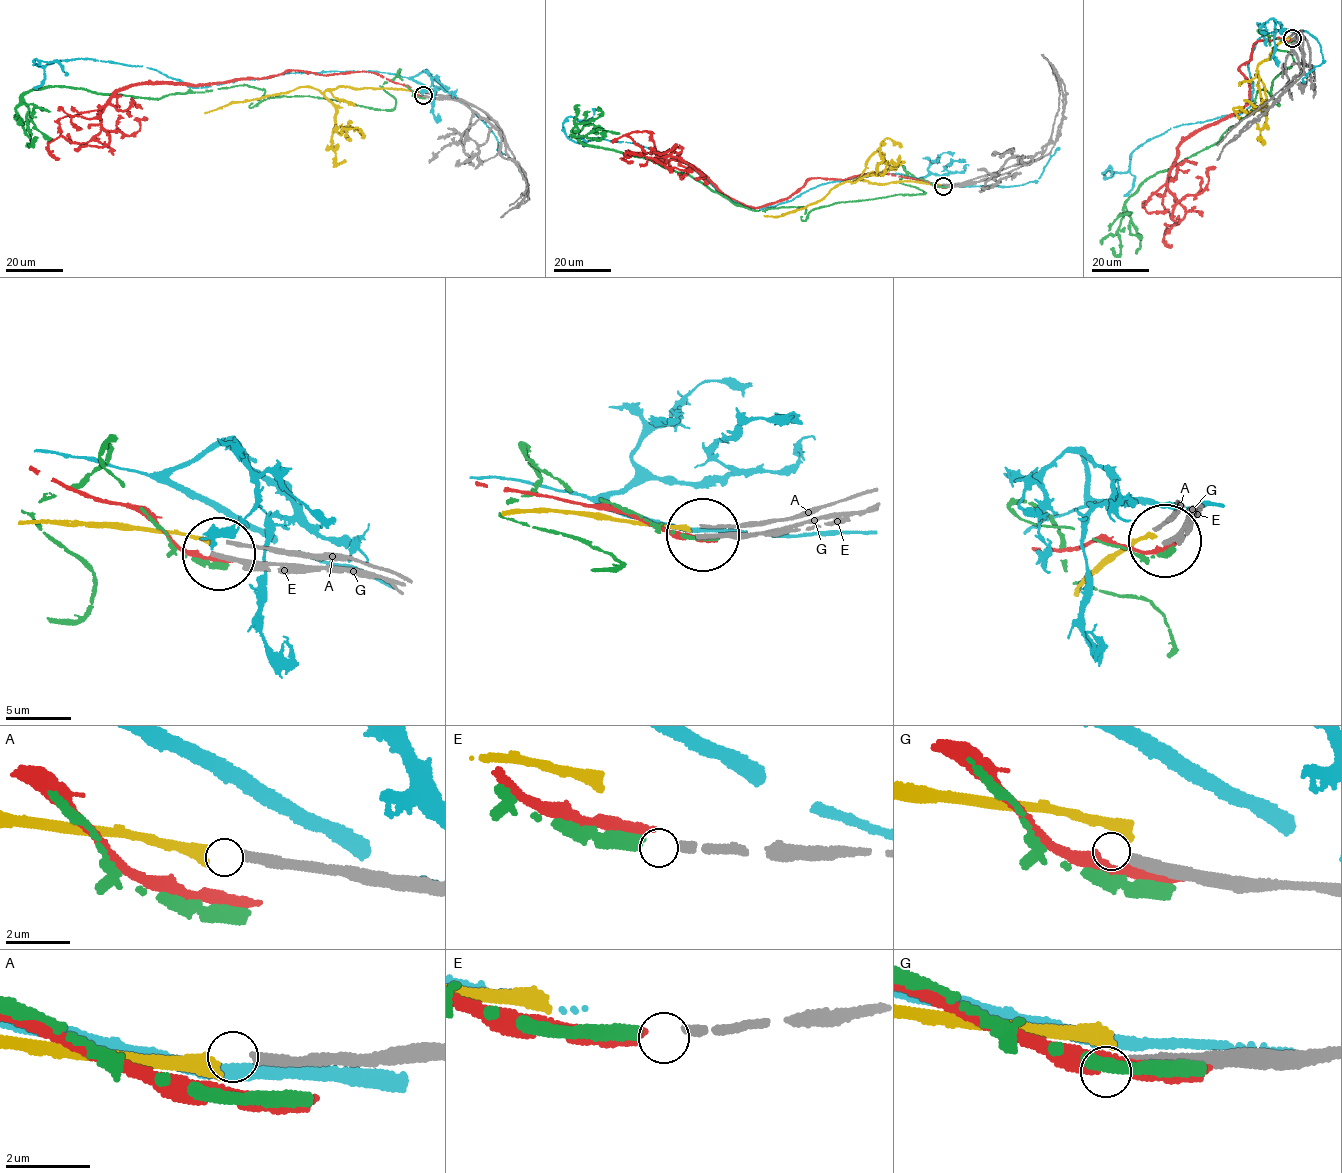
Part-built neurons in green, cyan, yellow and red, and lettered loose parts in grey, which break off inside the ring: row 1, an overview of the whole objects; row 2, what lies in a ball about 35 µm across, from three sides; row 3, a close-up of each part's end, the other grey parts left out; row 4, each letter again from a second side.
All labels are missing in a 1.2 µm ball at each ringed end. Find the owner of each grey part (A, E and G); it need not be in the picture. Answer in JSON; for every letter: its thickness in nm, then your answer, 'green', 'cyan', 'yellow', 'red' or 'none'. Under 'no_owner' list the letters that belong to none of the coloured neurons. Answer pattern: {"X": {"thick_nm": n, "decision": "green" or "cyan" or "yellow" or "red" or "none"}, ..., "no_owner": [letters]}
{"A": {"thick_nm": 240, "decision": "yellow"}, "E": {"thick_nm": 200, "decision": "green"}, "G": {"thick_nm": 400, "decision": "none"}, "no_owner": ["G"]}

